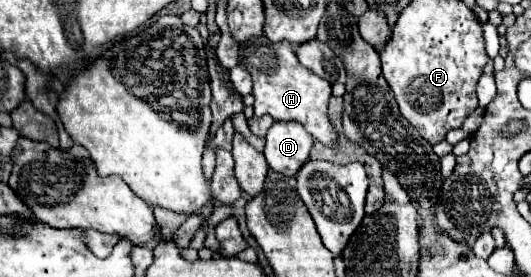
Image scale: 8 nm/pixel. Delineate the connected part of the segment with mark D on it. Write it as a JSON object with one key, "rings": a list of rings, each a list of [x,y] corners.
{"rings":[[[275,121],[267,131],[265,159],[269,167],[281,175],[295,177],[297,169],[309,159],[309,151],[313,147],[313,137],[301,123]]]}

